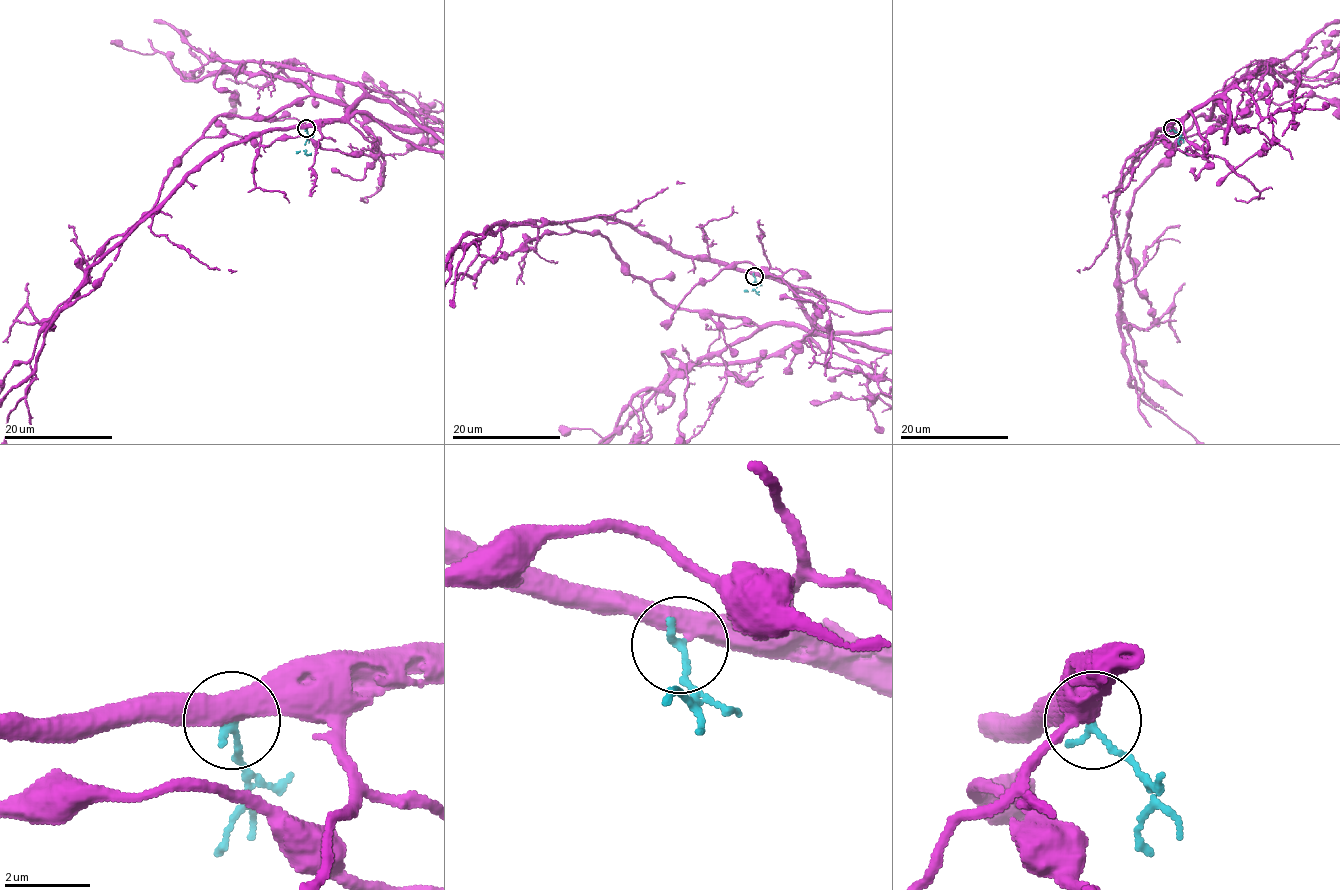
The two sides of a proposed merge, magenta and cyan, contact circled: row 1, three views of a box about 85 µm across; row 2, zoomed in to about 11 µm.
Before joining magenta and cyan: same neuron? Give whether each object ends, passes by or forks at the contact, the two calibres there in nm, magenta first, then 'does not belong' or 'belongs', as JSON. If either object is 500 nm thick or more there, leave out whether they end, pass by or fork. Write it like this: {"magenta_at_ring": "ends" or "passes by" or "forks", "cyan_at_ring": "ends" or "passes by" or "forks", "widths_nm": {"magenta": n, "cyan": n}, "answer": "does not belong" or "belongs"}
{"magenta_at_ring": "passes by", "cyan_at_ring": "ends", "widths_nm": {"magenta": 460, "cyan": 190}, "answer": "belongs"}

